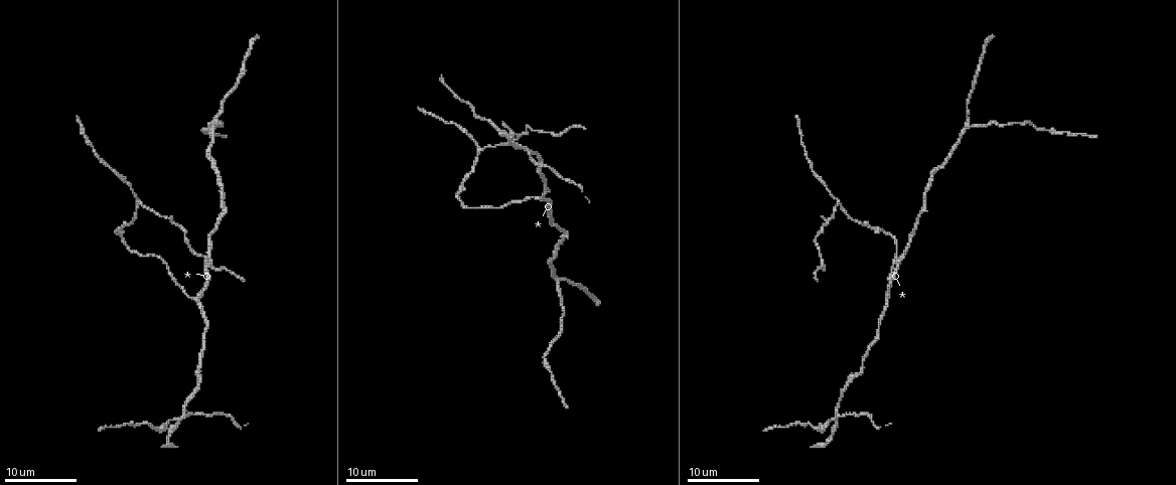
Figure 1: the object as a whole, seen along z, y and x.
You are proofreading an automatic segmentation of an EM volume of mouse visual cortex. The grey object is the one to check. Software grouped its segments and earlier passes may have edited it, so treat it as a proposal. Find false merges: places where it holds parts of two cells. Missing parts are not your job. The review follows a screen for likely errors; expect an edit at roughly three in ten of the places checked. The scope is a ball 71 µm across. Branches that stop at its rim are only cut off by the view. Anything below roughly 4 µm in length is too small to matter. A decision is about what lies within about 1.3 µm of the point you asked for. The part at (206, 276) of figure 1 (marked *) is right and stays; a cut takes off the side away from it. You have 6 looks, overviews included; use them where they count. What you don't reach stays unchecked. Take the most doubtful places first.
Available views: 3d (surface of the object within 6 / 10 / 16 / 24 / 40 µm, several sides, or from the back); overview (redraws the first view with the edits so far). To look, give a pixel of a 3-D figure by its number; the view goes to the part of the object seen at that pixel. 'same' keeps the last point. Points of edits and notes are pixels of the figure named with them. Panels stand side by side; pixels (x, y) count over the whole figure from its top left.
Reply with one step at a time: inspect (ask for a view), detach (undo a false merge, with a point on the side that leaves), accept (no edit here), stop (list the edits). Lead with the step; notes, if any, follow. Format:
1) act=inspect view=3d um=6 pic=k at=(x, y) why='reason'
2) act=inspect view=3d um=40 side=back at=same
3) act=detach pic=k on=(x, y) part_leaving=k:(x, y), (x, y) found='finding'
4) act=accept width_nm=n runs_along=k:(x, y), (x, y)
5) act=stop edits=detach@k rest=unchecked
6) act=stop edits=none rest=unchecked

act=inspect view=3d um=10 pic=1 at=(556, 282) why='three-way junction'

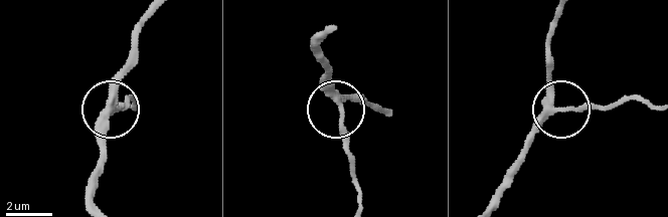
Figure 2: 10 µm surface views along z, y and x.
act=accept width_nm=250 runs_along=2:(491, 203), (531, 134), (556, 111), (548, 37) found='all the same cell'

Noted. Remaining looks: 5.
act=inspect view=3d um=16 pic=1 at=(193, 297) why='two arms in line, one across'

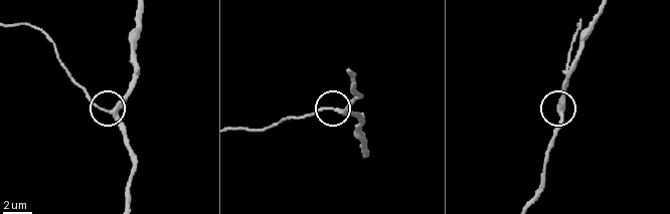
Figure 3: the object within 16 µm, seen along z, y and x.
act=accept runs_along=3:(575, 67), (552, 137) found='all the same cell'

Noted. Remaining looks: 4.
act=inspect view=3d um=16 pic=1 at=(839, 200) why='a fork'

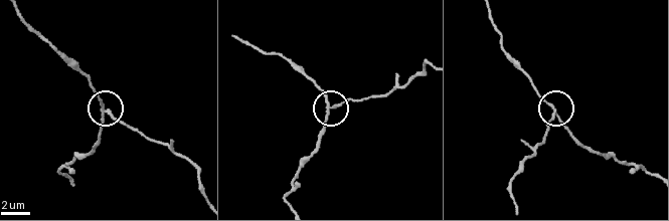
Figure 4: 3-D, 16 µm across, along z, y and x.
act=detach pic=4 on=(120, 122) part_leaving=4:(106, 112), (173, 148), (194, 169), (201, 191) found='a second cell is stuck on'

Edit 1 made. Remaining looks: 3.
act=stop edits=detach@4 rest=unchecked

